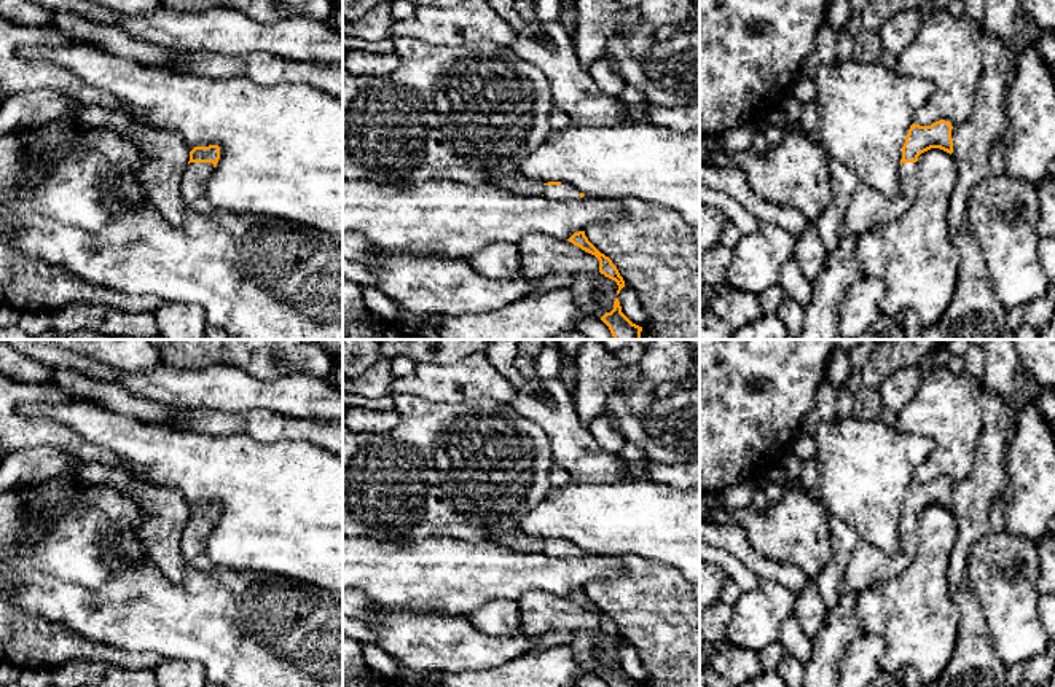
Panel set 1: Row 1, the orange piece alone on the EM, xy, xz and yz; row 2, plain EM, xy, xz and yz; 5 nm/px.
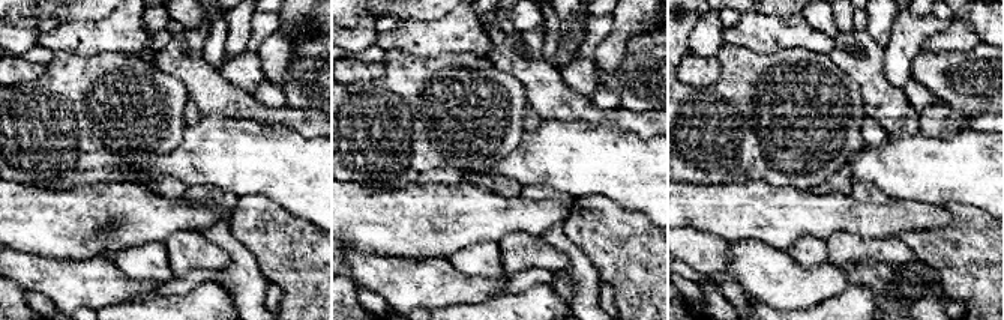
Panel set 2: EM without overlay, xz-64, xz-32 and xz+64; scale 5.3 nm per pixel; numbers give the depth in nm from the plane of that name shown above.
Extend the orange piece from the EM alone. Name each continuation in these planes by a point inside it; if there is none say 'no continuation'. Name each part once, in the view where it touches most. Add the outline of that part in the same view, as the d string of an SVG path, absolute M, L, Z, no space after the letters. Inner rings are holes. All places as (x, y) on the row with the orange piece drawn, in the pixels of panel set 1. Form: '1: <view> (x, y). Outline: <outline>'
1: xy (196, 174). Outline: M190 163L183 174L180 185L182 196L186 206L196 212L209 214L214 210L204 190L212 171L212 163Z

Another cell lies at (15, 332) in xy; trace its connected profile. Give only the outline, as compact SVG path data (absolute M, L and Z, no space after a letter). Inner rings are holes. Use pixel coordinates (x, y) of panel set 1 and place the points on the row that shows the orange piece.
M18 324L13 327L0 325L0 340L140 340L140 338L120 338L100 332L75 330L62 333L57 330L46 330L40 335L27 335Z

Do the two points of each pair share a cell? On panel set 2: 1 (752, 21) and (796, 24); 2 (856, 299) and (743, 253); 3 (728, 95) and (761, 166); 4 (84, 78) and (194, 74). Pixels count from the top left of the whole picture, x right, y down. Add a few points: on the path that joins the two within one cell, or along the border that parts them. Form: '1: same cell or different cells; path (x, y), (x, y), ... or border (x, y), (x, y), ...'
1: same cell; path (763, 24), (785, 24)
2: different cells; border (875, 299), (866, 287), (851, 286), (817, 304)
3: same cell; path (728, 113), (724, 117), (725, 126), (746, 147)
4: different cells; border (153, 65), (176, 75), (189, 96)

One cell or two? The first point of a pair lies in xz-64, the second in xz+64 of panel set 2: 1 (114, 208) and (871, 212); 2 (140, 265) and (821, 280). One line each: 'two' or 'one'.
1: one
2: two

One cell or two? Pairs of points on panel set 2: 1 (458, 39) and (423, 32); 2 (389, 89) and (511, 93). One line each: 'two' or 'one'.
1: one
2: one

